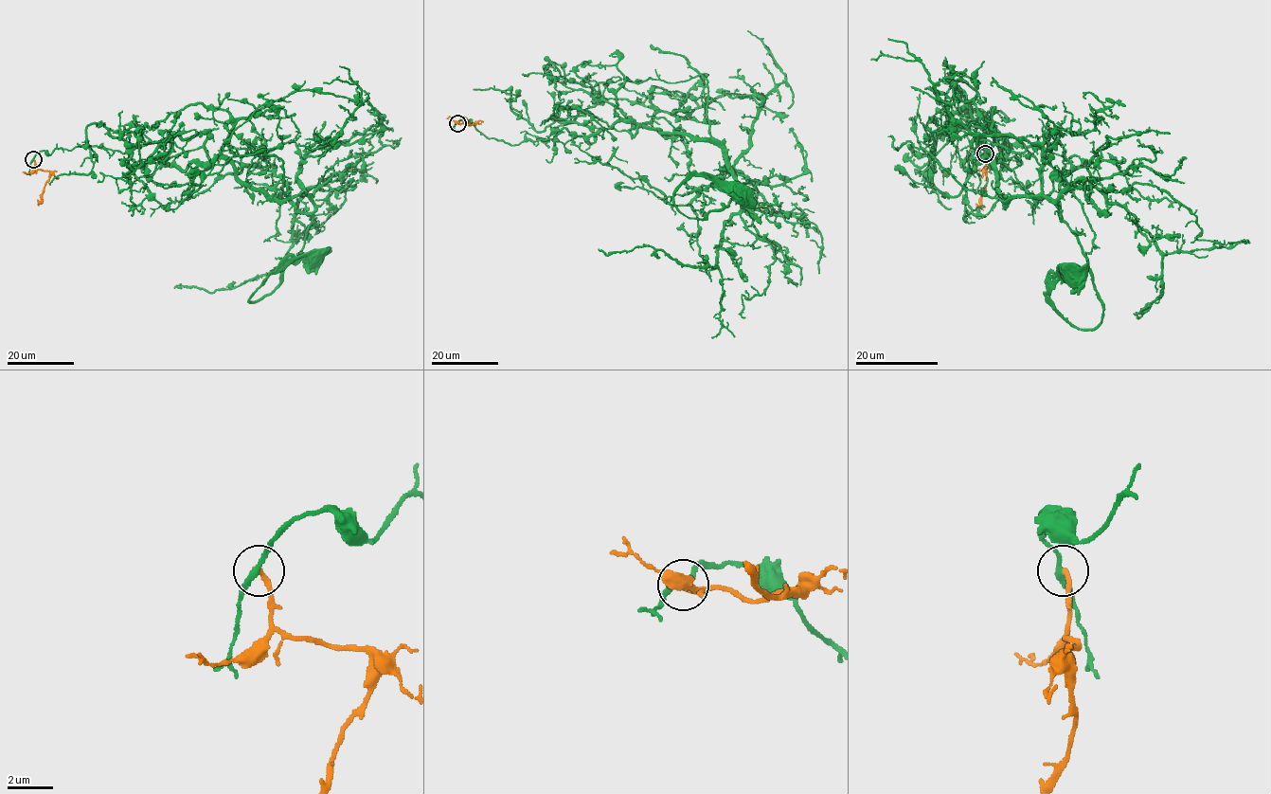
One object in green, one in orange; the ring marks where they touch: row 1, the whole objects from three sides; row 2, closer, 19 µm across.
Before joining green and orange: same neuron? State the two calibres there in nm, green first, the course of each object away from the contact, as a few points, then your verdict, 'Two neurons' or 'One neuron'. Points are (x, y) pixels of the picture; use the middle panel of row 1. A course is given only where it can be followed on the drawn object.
Thickness 240 nm (green) against 200 nm. Course of green: (457, 123), (510, 145), (617, 120), (688, 133), (739, 185), (703, 219), (679, 210), (693, 175), (736, 194). Course of orange: (457, 123), (474, 124), (462, 121). Two neurons

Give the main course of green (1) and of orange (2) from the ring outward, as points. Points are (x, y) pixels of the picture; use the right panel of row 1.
1: (985, 153), (1011, 136), (982, 157), (1003, 202), (1061, 211), (1102, 308), (1092, 329), (1048, 297), (1073, 274)
2: (985, 153), (987, 182), (982, 195), (983, 209)

